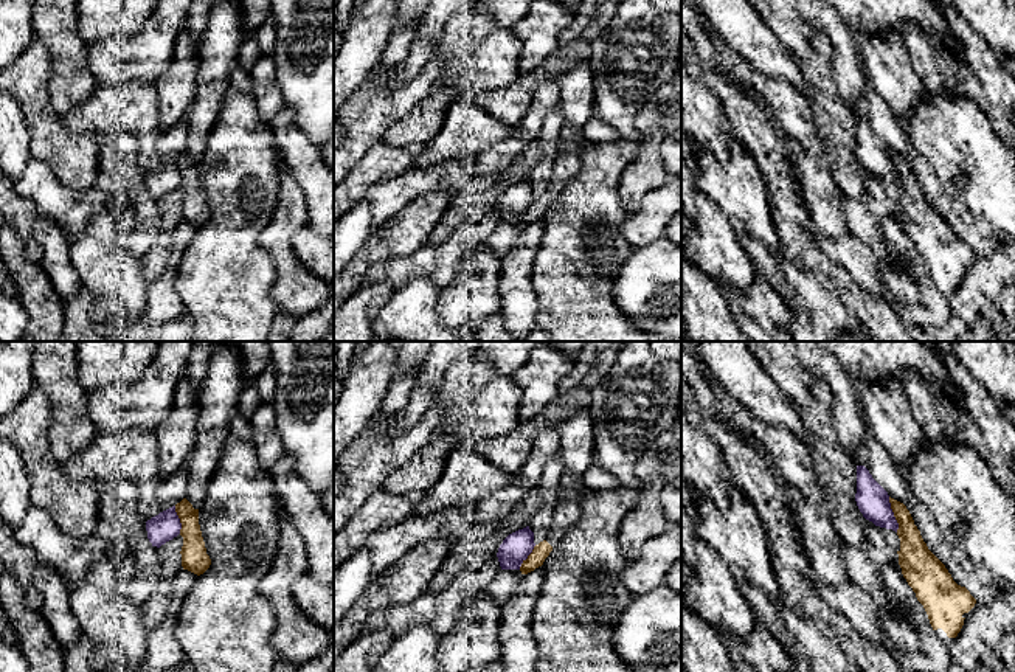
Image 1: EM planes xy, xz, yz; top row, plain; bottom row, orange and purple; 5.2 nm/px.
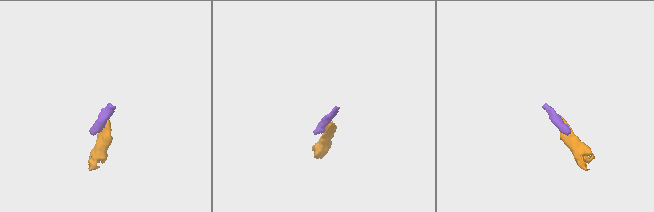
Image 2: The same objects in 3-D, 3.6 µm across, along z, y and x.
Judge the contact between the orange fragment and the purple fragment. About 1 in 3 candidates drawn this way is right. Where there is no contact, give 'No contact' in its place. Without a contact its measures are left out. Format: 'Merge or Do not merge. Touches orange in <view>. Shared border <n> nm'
Do not merge. Touches orange in yz. Shared border 190 nm

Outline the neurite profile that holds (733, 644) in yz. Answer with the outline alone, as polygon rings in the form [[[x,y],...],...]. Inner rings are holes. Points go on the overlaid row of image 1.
[[[757,621],[748,638],[719,633],[737,672],[793,672],[787,649]]]

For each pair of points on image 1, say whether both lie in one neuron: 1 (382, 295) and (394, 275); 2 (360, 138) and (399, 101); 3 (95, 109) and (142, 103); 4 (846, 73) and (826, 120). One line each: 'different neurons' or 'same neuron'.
1: different neurons
2: same neuron
3: same neuron
4: different neurons

